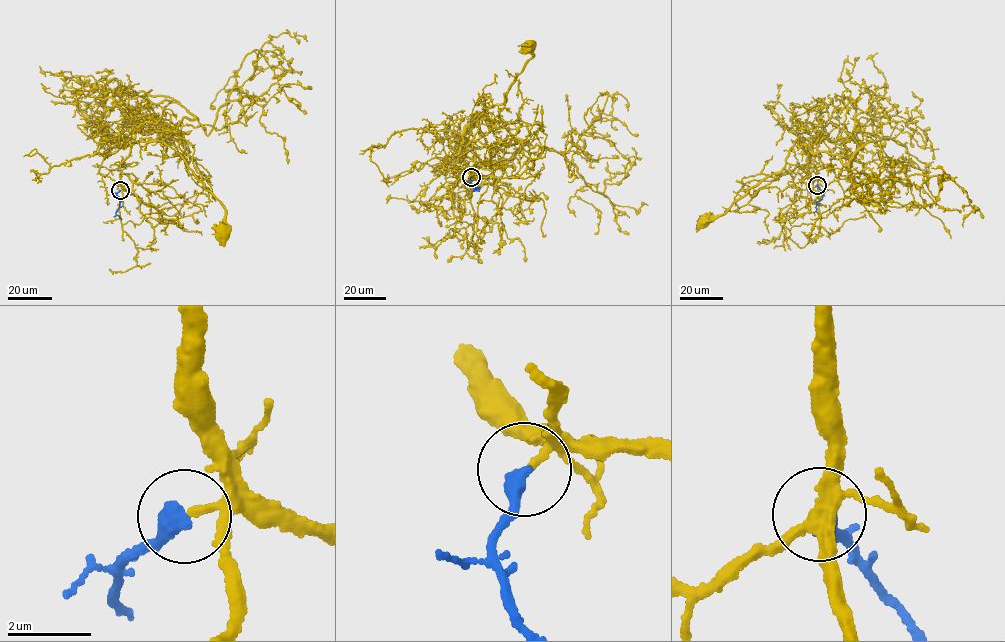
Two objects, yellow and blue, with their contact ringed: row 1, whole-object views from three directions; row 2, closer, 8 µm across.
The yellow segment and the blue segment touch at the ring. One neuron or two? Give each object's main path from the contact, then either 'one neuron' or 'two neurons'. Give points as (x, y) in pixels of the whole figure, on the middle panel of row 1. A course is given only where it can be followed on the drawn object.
course yellow (471, 177), (459, 154), (462, 136), (478, 115), (505, 101), (515, 75), (533, 55), (527, 45); course blue (471, 177), (470, 184), (477, 188), (474, 190), (480, 188); one neuron

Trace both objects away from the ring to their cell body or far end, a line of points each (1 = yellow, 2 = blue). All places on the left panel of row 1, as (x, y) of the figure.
1: (120, 190), (119, 164), (131, 146), (140, 141), (164, 142), (179, 154), (224, 207), (226, 214), (221, 231)
2: (120, 190), (116, 195), (120, 203), (116, 214), (122, 219)

